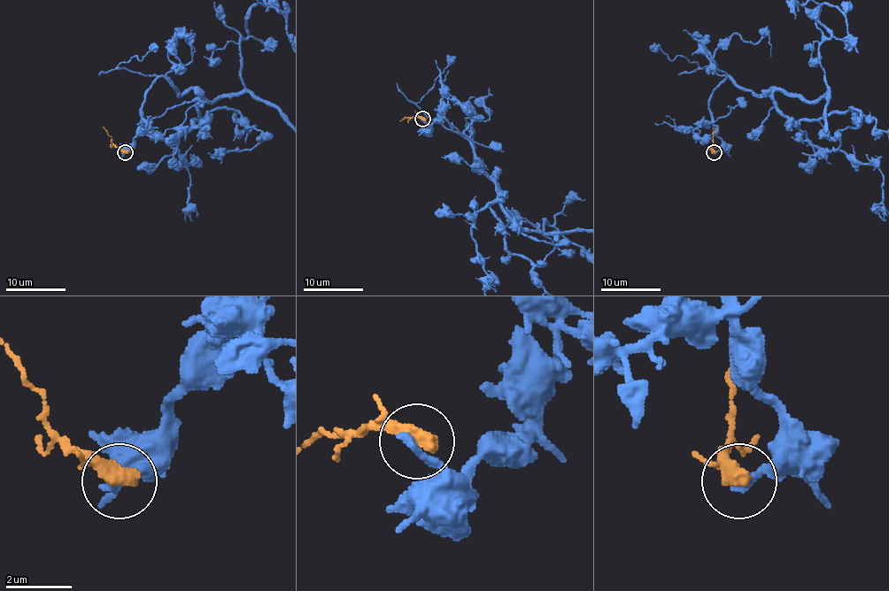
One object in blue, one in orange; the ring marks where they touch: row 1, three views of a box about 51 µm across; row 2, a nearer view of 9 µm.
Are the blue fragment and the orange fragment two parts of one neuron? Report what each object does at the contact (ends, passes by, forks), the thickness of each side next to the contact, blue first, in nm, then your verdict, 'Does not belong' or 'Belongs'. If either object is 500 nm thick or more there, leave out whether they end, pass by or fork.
Thickness 240 nm (blue) against 600 nm. Does not belong

